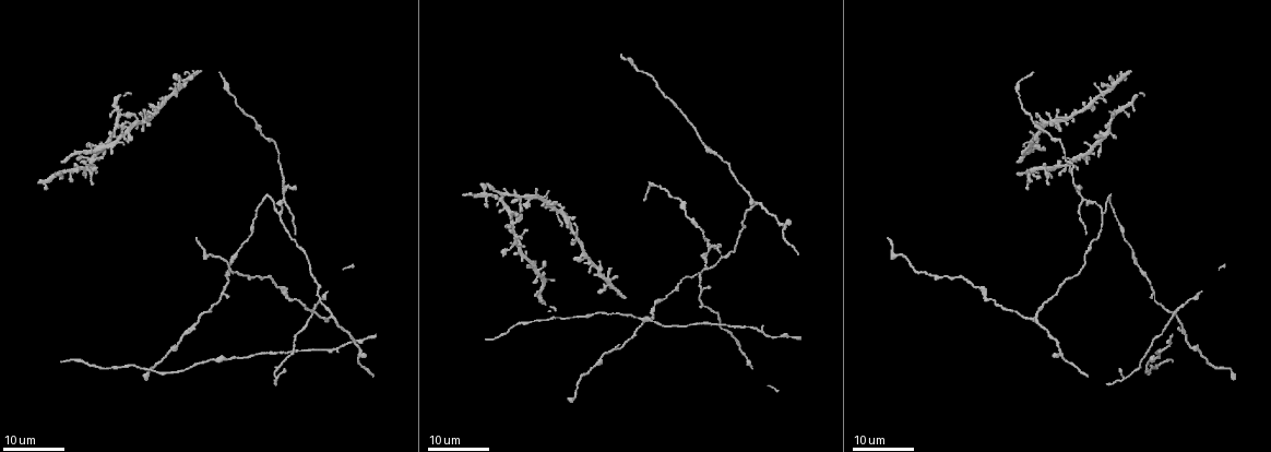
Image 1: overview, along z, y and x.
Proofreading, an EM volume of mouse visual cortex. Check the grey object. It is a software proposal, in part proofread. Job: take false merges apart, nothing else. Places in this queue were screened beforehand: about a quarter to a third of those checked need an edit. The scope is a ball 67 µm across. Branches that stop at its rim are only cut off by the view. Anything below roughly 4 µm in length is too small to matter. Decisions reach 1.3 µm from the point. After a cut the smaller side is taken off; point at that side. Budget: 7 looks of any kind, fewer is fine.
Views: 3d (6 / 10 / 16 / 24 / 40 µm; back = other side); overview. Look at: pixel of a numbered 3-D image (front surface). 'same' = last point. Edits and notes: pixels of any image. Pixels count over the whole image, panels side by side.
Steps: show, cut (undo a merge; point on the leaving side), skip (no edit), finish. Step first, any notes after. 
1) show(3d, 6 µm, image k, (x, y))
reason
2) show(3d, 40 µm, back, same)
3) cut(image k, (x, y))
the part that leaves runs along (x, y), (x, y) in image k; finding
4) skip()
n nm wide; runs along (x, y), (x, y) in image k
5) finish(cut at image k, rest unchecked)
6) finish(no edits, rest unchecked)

show(3d, 24 µm, image 1, (1085, 199))
thin arm on a thick one

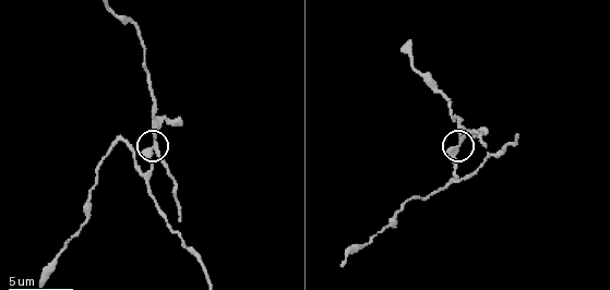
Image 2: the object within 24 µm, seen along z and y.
show(3d, 6 µm, image 2, (460, 145))

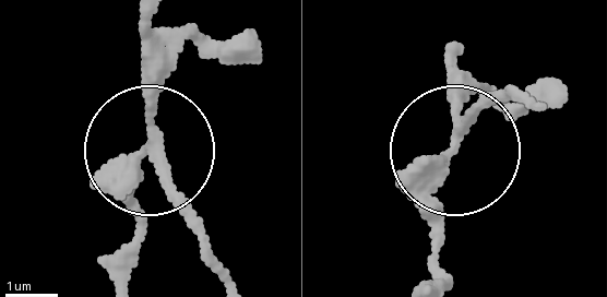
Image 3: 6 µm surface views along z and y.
show(3d, 6 µm, back, image 3, (449, 152))
other side

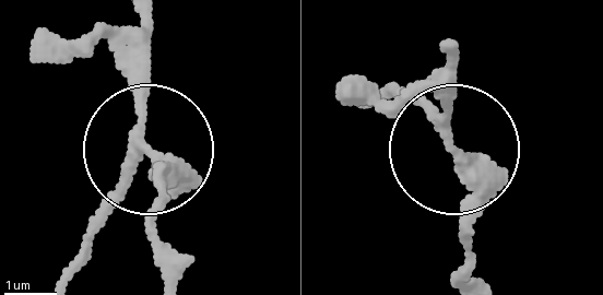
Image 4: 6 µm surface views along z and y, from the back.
cut(image 4, (142, 140))
side arm 7 µm; the part that leaves runs along (178, 162), (139, 124), (139, 19) in image 4; two neurons meet here

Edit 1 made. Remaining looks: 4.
show(3d, 24 µm, image 1, (293, 345))
three-way junction

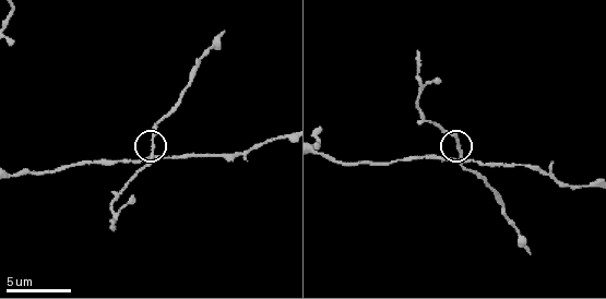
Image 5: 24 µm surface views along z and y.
show(3d, 6 µm, image 5, (153, 147))
closer look

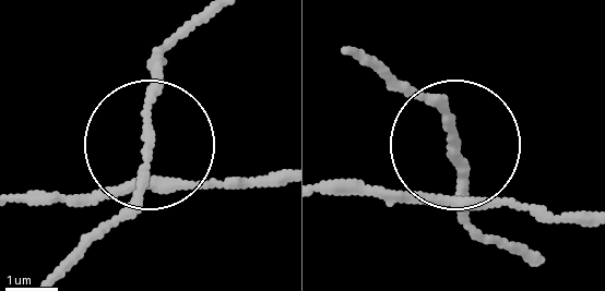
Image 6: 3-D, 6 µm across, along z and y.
skip()
continuous, no second neuron

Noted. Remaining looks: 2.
show(3d, 16 µm, image 1, (220, 295))
three arms meet

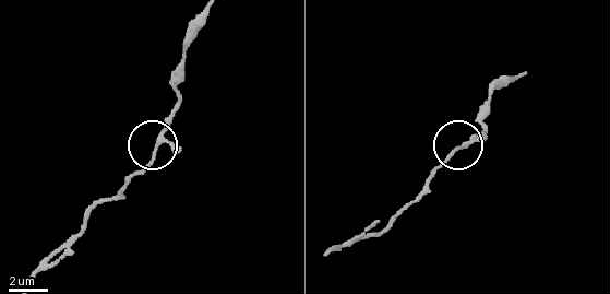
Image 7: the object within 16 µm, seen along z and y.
show(3d, 6 µm, image 7, (457, 146))
closer look

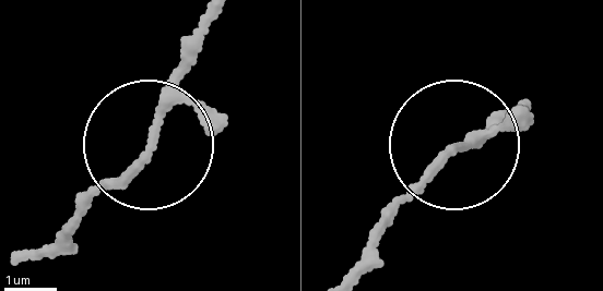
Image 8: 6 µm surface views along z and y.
skip()
150 nm wide; one neuron here

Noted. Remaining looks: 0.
finish(cut at image 4, rest unchecked)

